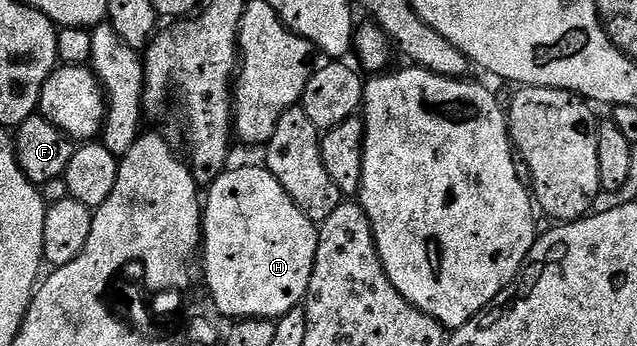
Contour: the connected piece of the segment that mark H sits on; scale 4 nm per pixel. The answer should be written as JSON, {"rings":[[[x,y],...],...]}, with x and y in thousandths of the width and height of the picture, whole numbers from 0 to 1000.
{"rings":[[[414,480],[405,483],[372,483],[355,488],[347,497],[345,512],[336,529],[327,532],[323,561],[319,575],[319,630],[316,636],[316,673],[319,682],[319,737],[322,725],[322,818],[328,827],[328,853],[334,861],[334,876],[353,910],[361,910],[361,925],[374,922],[427,922],[430,928],[441,919],[455,899],[458,887],[468,884],[477,867],[485,815],[491,798],[491,769],[495,766],[495,731],[498,728],[499,647],[488,642],[451,569],[451,546],[438,535],[438,523]]]}

